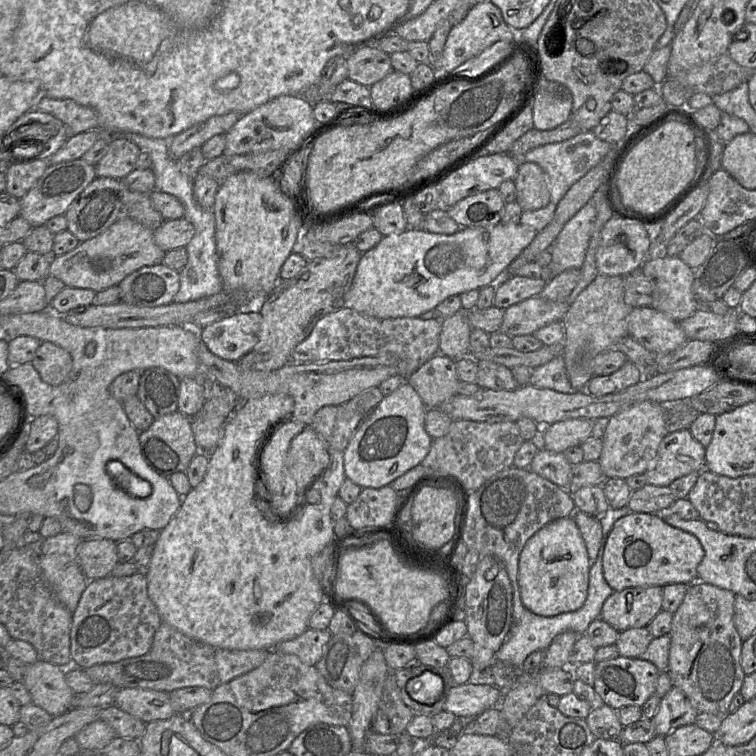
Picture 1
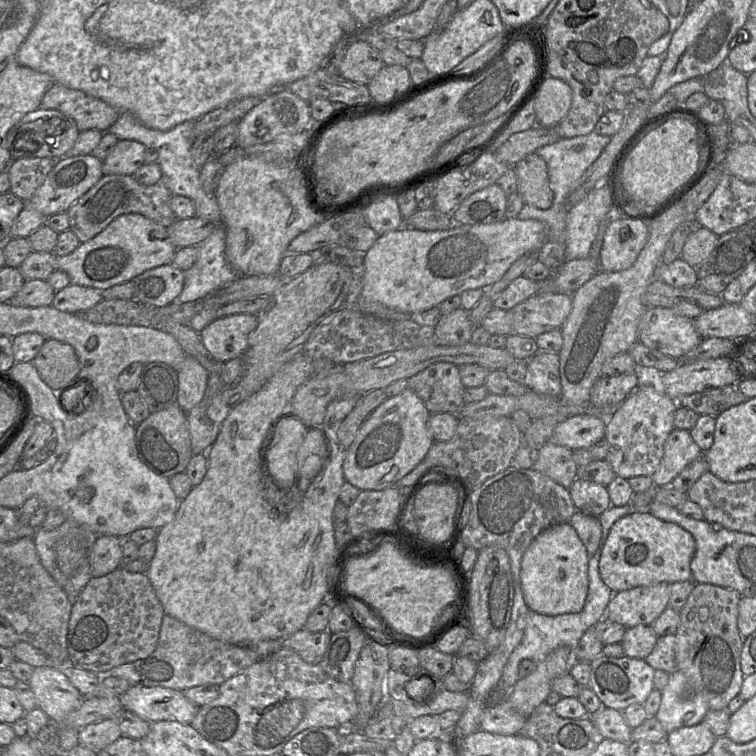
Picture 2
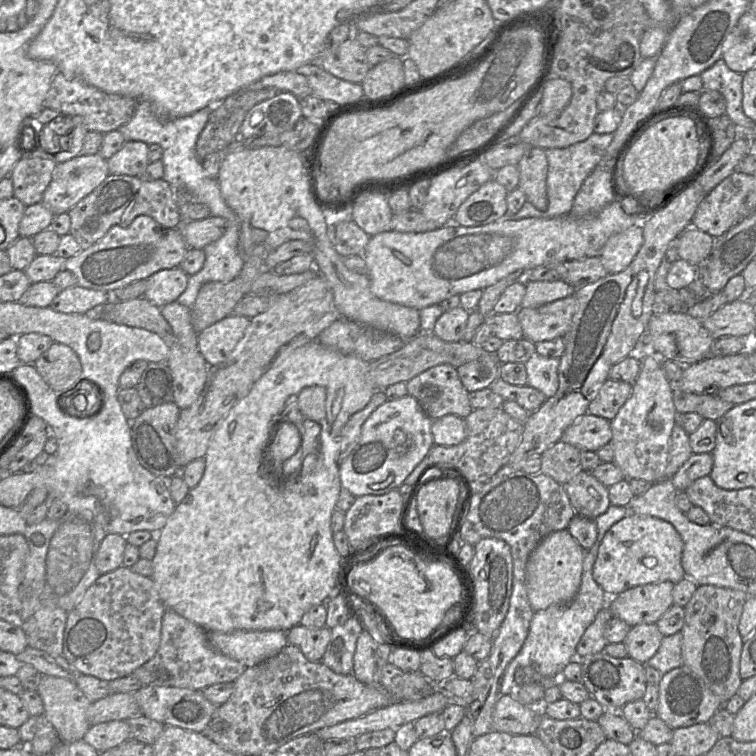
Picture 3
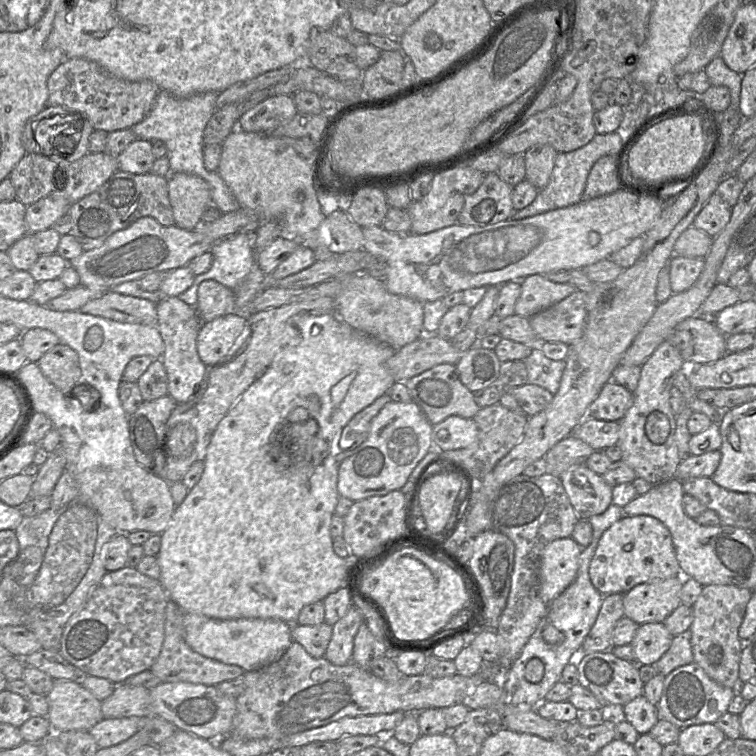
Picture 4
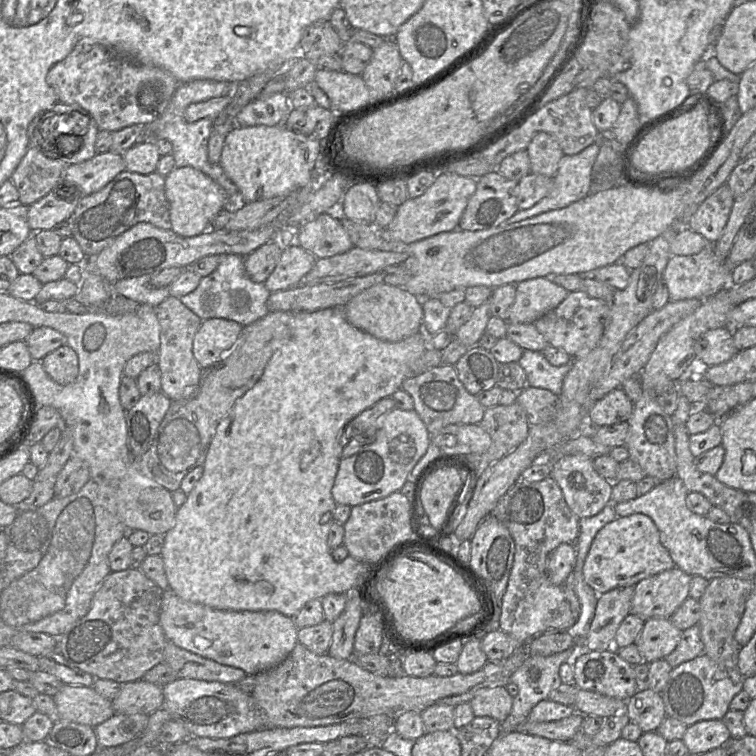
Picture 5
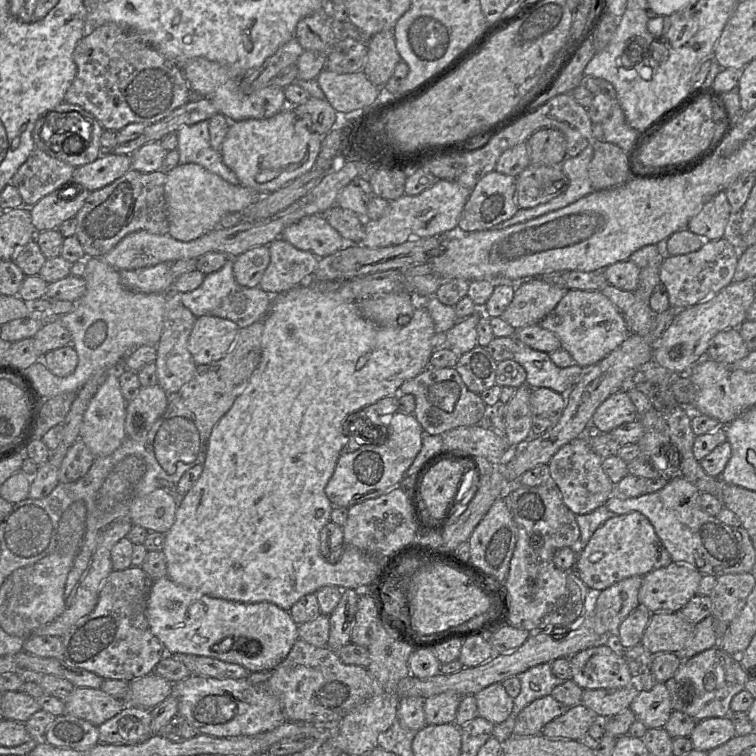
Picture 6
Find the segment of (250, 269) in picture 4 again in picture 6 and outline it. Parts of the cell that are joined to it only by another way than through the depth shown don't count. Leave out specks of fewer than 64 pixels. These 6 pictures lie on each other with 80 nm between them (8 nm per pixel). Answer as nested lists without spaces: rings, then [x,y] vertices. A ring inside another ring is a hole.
[[[229,258],[220,270],[205,275],[203,283],[197,289],[178,293],[178,299],[195,317],[208,315],[228,319],[242,329],[264,319],[273,296],[259,286],[248,288],[238,284],[233,274],[233,263],[234,258]]]

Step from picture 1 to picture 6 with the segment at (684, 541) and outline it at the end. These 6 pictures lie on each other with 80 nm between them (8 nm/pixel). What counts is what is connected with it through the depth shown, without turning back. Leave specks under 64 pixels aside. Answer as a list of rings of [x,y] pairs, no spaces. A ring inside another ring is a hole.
[[[640,512],[615,515],[591,536],[575,562],[574,570],[590,590],[602,591],[625,578],[645,574],[669,565],[671,556],[649,519]]]

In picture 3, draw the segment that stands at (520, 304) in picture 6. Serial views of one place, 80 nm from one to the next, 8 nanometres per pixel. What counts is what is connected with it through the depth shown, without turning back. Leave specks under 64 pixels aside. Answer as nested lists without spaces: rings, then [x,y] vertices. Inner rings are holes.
[[[564,280],[526,281],[526,292],[520,307],[539,307],[541,305],[573,295],[576,288]]]

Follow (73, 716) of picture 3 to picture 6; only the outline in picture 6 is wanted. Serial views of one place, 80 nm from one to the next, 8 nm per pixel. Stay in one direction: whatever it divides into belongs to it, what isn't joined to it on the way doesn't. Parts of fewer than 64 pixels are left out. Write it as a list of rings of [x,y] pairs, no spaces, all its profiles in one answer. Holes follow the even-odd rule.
[[[75,687],[65,700],[66,714],[99,727],[124,709],[124,703],[99,689]]]

